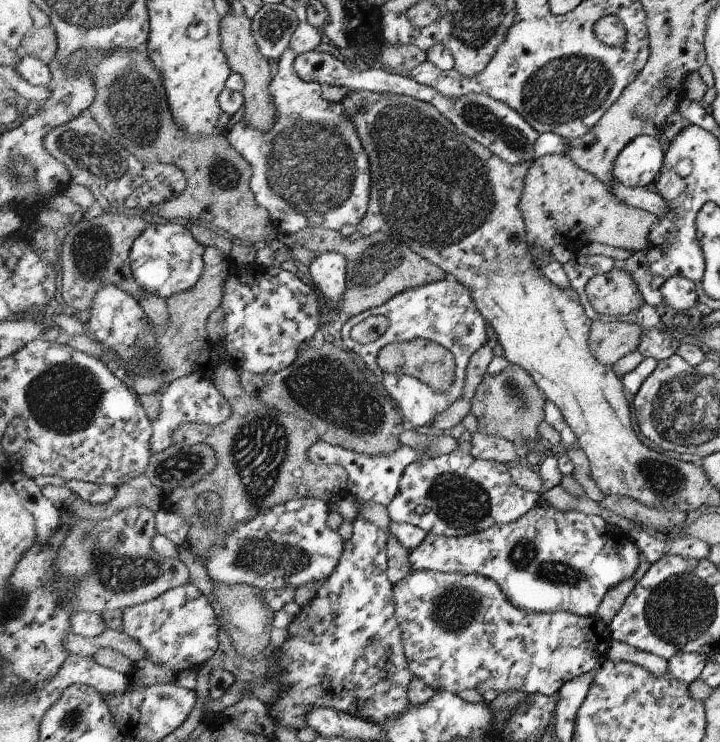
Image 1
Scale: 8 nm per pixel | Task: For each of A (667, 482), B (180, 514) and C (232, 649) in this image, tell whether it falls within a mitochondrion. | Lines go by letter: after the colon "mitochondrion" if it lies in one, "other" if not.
A: mitochondrion
B: other
C: other

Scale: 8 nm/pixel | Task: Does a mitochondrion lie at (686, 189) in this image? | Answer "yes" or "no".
yes

